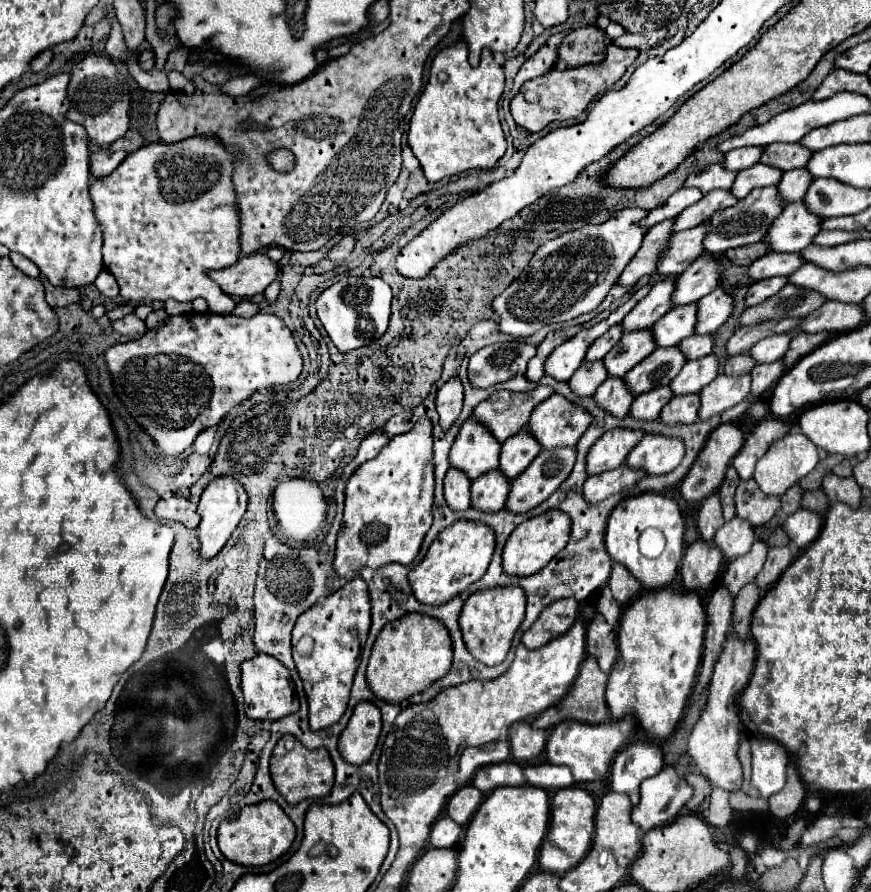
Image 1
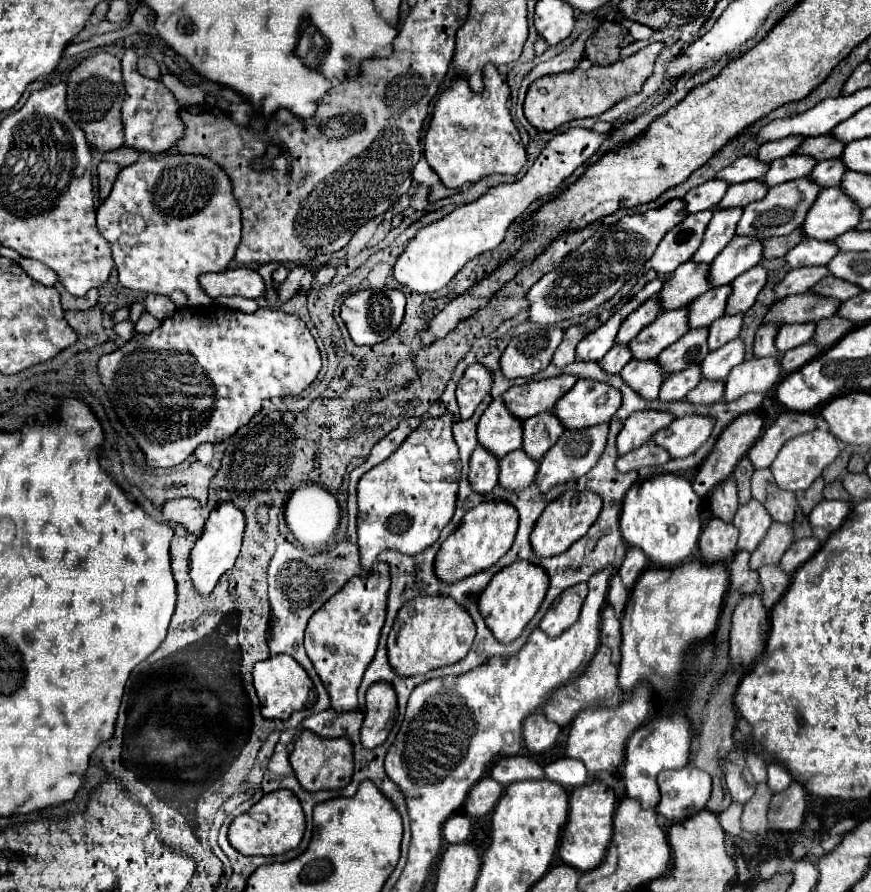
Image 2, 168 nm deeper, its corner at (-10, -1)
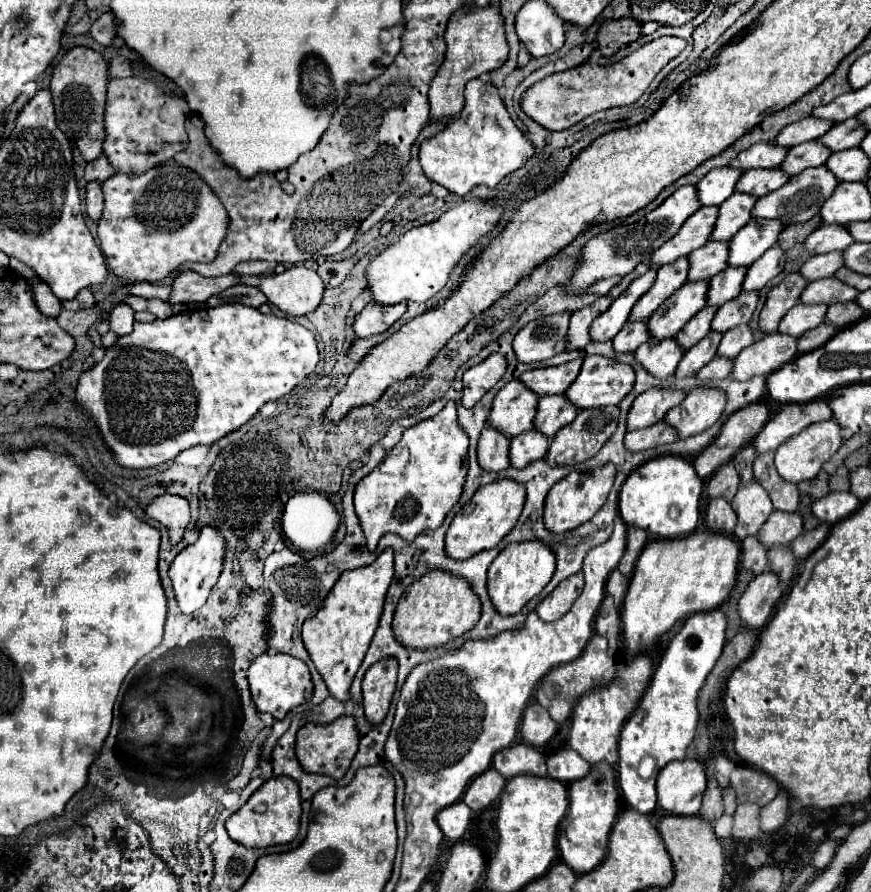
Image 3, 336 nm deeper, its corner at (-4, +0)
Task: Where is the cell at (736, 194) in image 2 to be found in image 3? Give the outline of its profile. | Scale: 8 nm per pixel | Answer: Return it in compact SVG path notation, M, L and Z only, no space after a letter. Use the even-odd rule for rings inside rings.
M752 168L746 170L742 180L736 186L736 192L750 192L754 196L766 196L778 186L784 186L790 180L782 168Z

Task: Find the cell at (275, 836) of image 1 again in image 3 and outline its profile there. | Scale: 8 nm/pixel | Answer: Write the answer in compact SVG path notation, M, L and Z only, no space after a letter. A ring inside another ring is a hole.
M278 776L278 778L266 780L266 784L262 788L258 788L258 792L254 792L250 796L250 800L226 820L226 830L234 842L244 844L248 848L266 848L272 844L288 844L298 834L300 814L302 814L300 788L298 788L296 780L292 780L288 776Z

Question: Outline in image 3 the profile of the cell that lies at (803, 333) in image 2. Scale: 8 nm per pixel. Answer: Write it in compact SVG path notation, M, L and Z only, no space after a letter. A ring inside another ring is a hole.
M796 304L792 306L786 316L780 322L780 332L790 334L790 336L802 336L806 330L816 328L818 324L824 322L828 304Z

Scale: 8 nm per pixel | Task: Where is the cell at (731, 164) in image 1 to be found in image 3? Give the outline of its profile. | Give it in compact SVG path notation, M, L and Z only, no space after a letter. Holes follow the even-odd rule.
M806 116L806 118L802 118L802 120L798 120L798 122L786 126L786 128L778 134L776 144L784 146L784 148L792 148L792 146L796 146L796 144L822 138L832 126L834 126L832 120L822 120L822 118Z

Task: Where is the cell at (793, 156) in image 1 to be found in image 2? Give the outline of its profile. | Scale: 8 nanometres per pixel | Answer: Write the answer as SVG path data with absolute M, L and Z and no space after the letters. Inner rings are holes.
M808 137L804 139L798 149L794 151L796 155L806 155L816 161L828 161L828 159L838 159L844 149L844 143L832 141L832 137Z

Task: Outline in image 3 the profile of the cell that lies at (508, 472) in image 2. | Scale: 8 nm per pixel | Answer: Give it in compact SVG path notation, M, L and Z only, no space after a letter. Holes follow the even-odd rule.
M532 428L528 432L522 432L520 436L514 436L512 444L510 444L512 466L514 468L524 468L534 460L544 458L548 448L550 448L550 438L536 428Z

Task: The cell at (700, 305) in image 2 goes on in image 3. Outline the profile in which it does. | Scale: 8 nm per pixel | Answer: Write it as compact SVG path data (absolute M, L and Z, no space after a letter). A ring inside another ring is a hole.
M728 266L724 272L718 272L710 280L710 290L708 290L708 304L710 306L722 306L736 298L742 292L742 282L748 272L748 266Z

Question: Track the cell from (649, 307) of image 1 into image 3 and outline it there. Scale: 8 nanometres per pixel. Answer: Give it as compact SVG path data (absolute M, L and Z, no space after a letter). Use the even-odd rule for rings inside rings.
M708 242L690 256L688 280L710 280L728 266L728 242Z

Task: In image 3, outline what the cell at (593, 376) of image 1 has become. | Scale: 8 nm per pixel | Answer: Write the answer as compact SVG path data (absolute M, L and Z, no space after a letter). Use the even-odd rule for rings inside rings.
M638 320L638 322L628 322L616 336L614 336L614 350L616 352L634 352L640 344L650 340L648 332L648 322Z

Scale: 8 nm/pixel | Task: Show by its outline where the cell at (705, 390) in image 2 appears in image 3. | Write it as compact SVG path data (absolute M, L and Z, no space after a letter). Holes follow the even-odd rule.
M714 356L712 362L708 362L696 376L702 380L718 380L718 378L726 378L732 372L734 360L726 358L726 356Z

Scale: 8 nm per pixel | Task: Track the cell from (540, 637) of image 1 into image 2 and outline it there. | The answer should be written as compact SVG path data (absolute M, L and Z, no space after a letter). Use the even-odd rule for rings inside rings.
M576 585L572 589L566 589L554 603L552 609L548 609L548 613L544 615L544 619L540 621L540 629L548 635L548 637L558 637L560 633L564 633L568 627L572 627L578 621L582 603L586 599L588 593L588 585Z

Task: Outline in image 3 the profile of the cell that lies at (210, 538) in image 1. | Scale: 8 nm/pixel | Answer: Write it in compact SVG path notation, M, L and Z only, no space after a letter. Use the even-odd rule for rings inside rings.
M204 526L200 530L198 540L192 546L186 546L170 564L168 576L172 580L172 588L176 594L176 602L178 608L182 610L182 614L192 614L198 608L202 608L206 604L206 598L212 590L212 586L216 584L220 572L222 572L222 562L224 562L224 550L226 550L226 542L222 540L220 532L212 526Z

